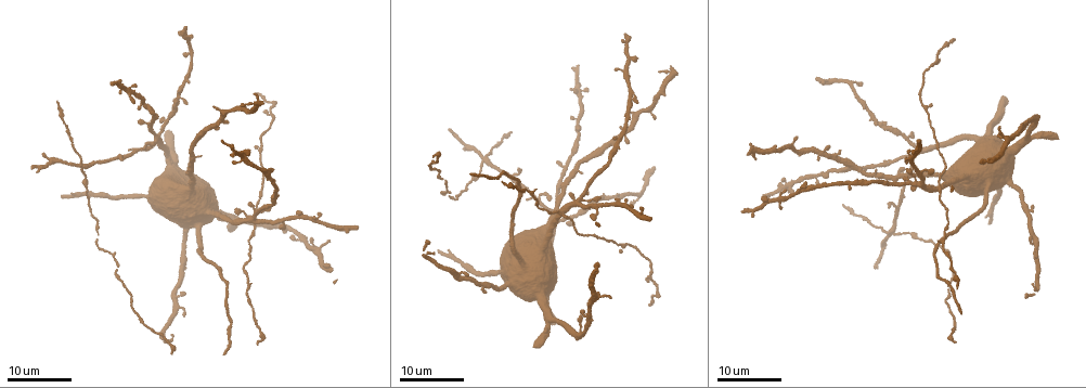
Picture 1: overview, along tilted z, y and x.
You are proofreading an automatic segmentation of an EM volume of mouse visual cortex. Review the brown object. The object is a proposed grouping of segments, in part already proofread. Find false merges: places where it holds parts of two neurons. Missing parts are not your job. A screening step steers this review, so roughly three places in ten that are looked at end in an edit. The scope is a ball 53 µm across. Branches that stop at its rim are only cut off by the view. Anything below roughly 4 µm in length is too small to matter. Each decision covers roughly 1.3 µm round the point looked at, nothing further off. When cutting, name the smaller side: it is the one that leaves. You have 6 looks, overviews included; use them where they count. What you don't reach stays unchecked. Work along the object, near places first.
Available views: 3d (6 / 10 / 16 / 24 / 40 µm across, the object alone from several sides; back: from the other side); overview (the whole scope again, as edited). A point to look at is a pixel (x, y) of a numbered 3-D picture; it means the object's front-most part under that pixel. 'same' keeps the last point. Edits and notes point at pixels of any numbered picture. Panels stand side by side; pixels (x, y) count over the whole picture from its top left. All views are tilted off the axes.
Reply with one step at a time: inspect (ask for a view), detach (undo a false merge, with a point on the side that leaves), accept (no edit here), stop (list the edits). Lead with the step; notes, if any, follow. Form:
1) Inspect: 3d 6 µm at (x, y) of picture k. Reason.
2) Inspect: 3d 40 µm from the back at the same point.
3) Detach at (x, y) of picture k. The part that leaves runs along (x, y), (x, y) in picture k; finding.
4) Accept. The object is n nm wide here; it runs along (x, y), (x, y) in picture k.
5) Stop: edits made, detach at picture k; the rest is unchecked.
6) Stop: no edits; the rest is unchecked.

Inspect: 3d 24 µm at (927, 185) of picture 1.

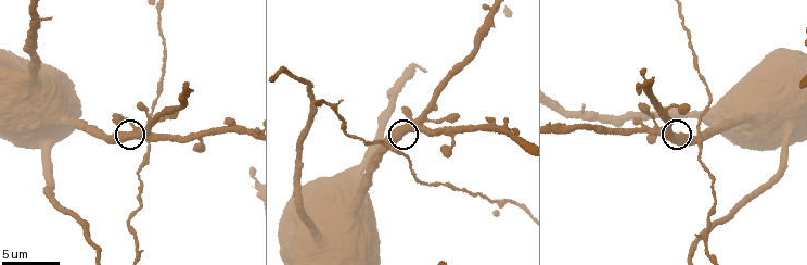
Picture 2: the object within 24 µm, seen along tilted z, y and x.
Inspect: 3d 6 µm at (678, 138) of picture 2.

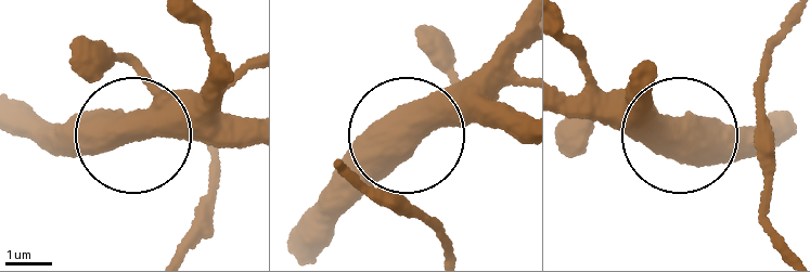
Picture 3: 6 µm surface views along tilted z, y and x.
Accept. Continuous, no second neuron.

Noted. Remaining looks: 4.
Inspect: 3d 16 µm at (893, 231) of picture 1. Small branch off a trunk.

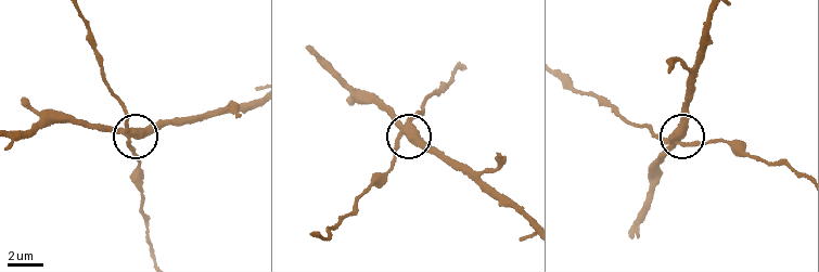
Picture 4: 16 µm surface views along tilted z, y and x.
Inspect: 3d 10 µm at (128, 138) of picture 4.

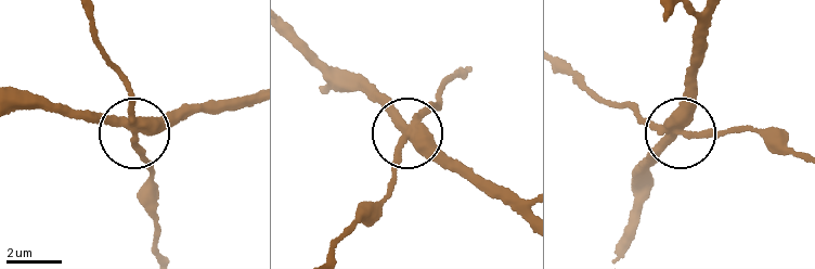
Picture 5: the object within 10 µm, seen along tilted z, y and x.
Accept. It runs along (712, 14), (682, 132), (669, 132), (632, 110) in picture 5; all the same neuron.

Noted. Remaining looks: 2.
Inspect: 3d 24 µm at (538, 294) of picture 1.

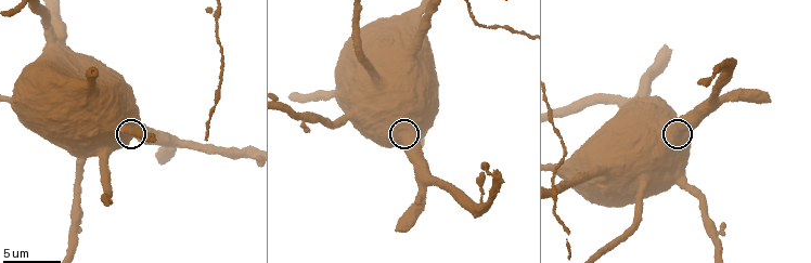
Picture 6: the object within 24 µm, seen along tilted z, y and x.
Inspect: 3d 10 µm at (405, 136) of picture 6.

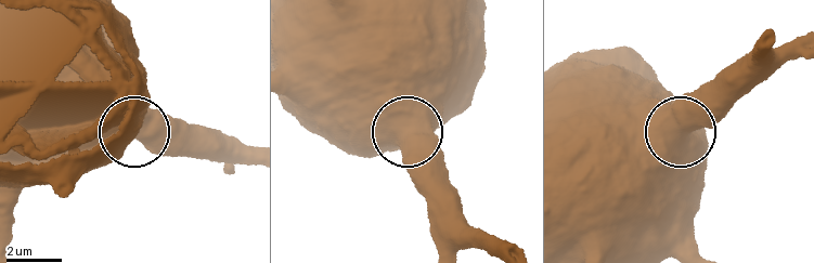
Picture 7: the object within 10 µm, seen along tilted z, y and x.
Accept. The object is 760 nm wide here; continuous, no second neuron.

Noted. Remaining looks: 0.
Stop: no edits; the rest is unchecked.

